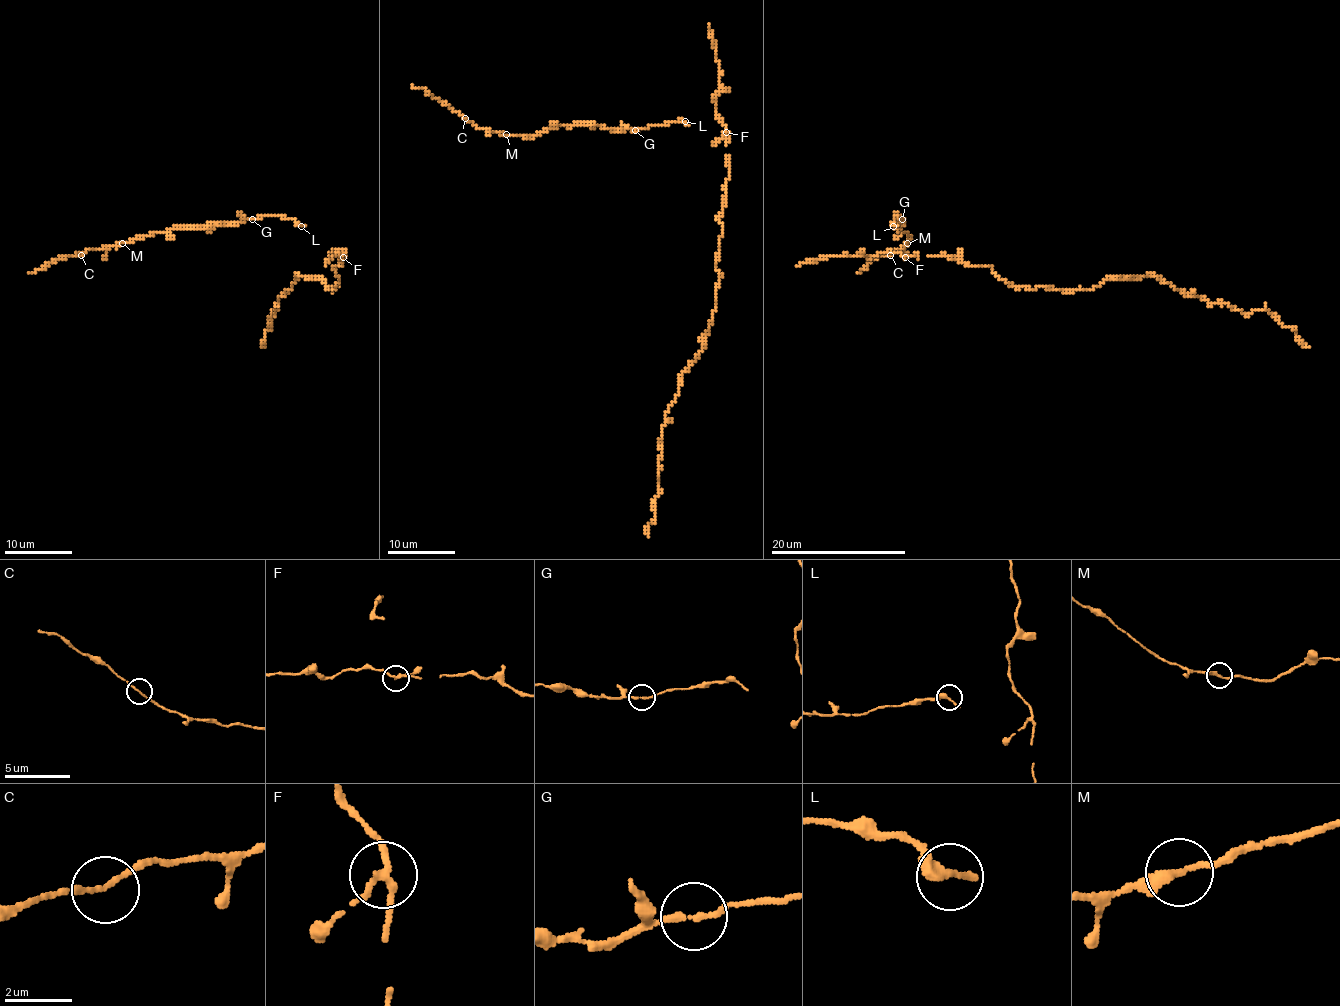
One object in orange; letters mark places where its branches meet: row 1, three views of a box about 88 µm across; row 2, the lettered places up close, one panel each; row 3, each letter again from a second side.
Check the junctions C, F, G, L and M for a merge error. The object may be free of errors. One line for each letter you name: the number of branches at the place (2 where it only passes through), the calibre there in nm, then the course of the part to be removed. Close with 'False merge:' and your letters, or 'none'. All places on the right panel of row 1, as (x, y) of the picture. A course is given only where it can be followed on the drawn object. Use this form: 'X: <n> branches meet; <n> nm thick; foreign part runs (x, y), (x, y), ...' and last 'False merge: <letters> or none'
False merge: none

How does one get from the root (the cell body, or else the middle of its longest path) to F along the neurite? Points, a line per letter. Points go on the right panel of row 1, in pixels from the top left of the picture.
F: (956, 258), (946, 255), (905, 257)

